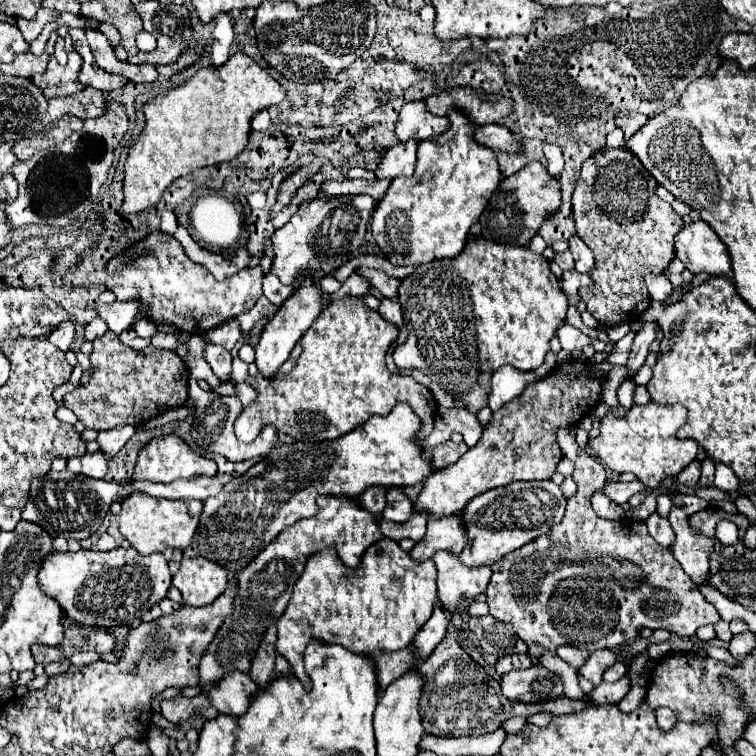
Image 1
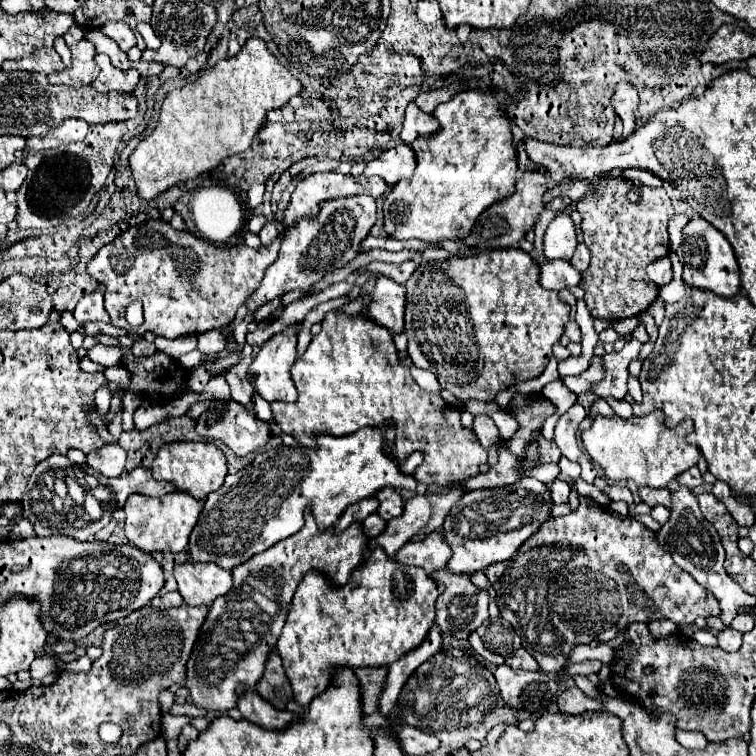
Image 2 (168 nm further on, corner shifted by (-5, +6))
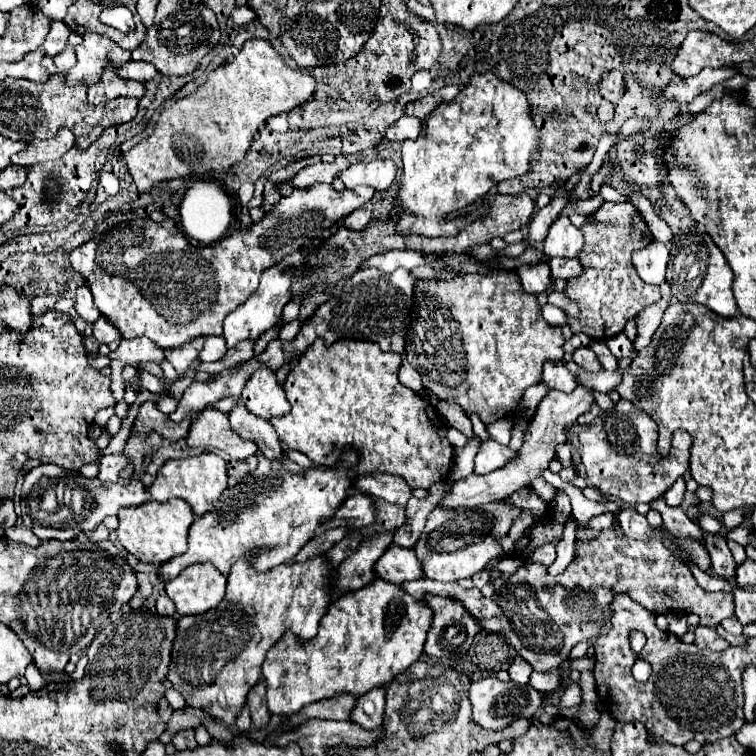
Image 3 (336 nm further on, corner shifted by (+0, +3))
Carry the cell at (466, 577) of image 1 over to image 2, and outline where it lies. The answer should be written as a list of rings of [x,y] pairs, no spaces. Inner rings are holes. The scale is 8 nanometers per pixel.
[[[442,567],[432,573],[432,577],[446,585],[444,593],[436,601],[436,623],[440,625],[444,635],[452,635],[454,639],[468,639],[470,631],[474,631],[484,619],[488,619],[488,593],[478,593],[472,583],[472,575],[454,573],[448,567]]]

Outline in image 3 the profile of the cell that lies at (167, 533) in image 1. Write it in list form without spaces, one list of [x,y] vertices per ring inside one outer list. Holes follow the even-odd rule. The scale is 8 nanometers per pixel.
[[[167,500],[167,502],[143,502],[135,508],[121,508],[117,526],[117,538],[127,552],[137,556],[145,564],[163,564],[187,550],[187,530],[195,520],[191,506],[183,500]]]

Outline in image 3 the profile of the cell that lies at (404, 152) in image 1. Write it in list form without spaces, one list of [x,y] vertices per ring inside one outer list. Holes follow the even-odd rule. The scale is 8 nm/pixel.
[[[375,160],[369,164],[353,164],[337,174],[345,188],[355,188],[359,184],[371,186],[373,190],[387,190],[395,180],[395,162]]]

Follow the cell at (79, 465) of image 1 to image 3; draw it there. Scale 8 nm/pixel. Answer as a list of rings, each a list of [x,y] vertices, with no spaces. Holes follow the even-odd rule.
[[[109,454],[101,458],[99,464],[99,480],[103,482],[117,482],[119,472],[129,464],[129,458],[125,454]]]

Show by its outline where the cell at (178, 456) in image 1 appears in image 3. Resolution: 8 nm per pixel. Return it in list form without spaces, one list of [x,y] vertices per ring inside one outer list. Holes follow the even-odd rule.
[[[207,452],[187,460],[165,462],[155,482],[151,484],[149,492],[151,492],[151,498],[157,502],[167,502],[169,498],[181,498],[191,506],[195,516],[203,516],[205,512],[213,510],[213,502],[223,494],[223,490],[227,490],[227,478],[229,474],[227,474],[225,460],[213,452]]]

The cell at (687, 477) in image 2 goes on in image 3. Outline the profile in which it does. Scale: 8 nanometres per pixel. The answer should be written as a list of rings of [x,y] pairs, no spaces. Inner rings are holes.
[[[679,478],[679,480],[671,486],[671,490],[667,490],[667,494],[665,494],[663,498],[665,498],[665,502],[667,502],[669,506],[679,506],[679,504],[683,502],[683,494],[685,494],[685,480]]]

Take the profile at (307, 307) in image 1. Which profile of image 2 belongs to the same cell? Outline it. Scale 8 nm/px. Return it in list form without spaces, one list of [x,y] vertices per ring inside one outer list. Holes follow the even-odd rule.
[[[296,325],[270,337],[254,363],[248,367],[248,377],[254,389],[266,401],[296,401],[296,387],[290,377],[290,367],[296,361]]]

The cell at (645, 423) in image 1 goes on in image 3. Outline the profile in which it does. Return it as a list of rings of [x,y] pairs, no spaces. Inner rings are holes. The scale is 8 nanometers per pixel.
[[[619,400],[611,410],[603,410],[591,424],[573,424],[567,432],[569,442],[581,456],[589,484],[597,488],[603,496],[621,500],[625,504],[651,504],[661,498],[667,488],[689,470],[689,450],[693,438],[685,430],[673,434],[673,448],[669,456],[659,456],[657,452],[657,426],[653,418],[637,410],[629,400]],[[629,418],[635,434],[629,432]]]

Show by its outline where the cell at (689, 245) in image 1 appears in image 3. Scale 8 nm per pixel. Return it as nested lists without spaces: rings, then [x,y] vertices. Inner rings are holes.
[[[689,228],[671,240],[671,254],[667,264],[667,282],[671,294],[679,302],[697,302],[713,310],[723,318],[733,318],[737,314],[737,304],[733,300],[733,274],[723,258],[721,250],[701,228]]]

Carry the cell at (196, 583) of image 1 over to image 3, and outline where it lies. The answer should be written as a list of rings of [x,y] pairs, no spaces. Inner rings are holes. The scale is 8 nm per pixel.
[[[211,564],[189,566],[177,578],[165,584],[167,596],[175,602],[177,614],[203,614],[215,606],[225,596],[227,576],[215,570]]]

